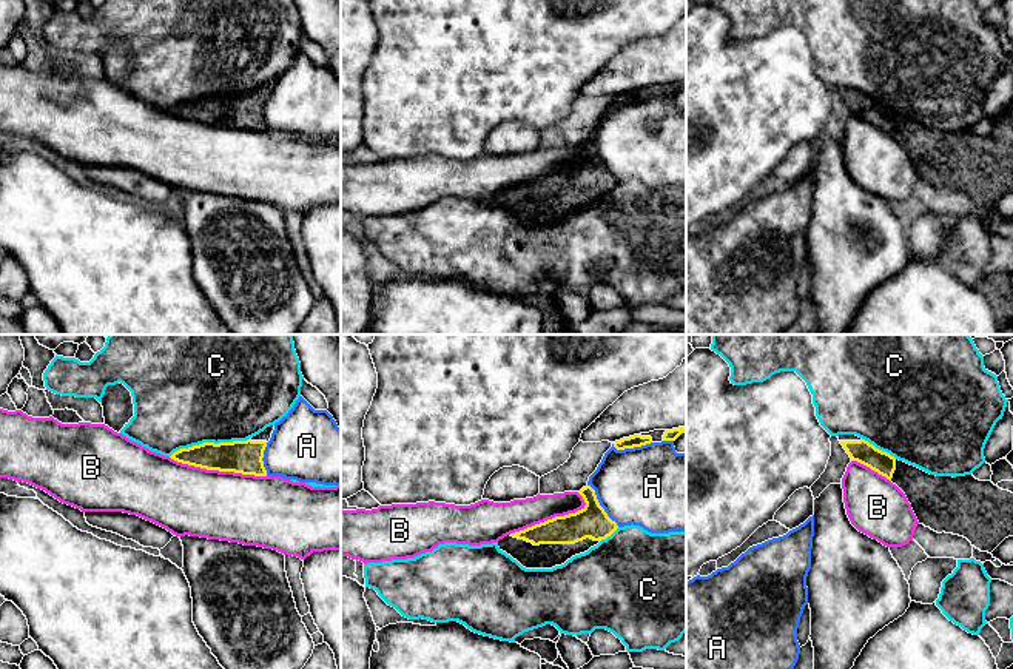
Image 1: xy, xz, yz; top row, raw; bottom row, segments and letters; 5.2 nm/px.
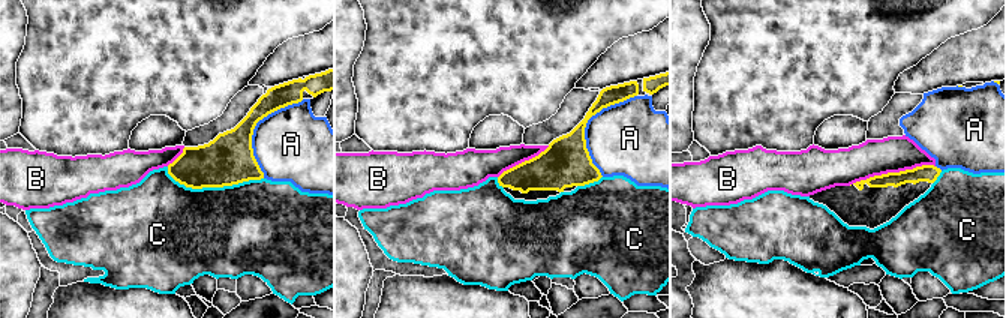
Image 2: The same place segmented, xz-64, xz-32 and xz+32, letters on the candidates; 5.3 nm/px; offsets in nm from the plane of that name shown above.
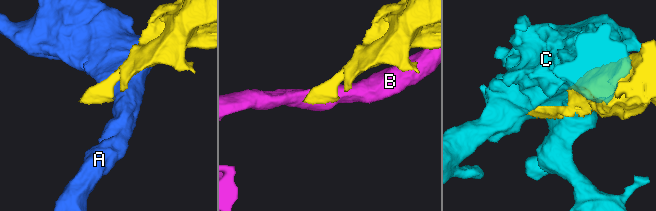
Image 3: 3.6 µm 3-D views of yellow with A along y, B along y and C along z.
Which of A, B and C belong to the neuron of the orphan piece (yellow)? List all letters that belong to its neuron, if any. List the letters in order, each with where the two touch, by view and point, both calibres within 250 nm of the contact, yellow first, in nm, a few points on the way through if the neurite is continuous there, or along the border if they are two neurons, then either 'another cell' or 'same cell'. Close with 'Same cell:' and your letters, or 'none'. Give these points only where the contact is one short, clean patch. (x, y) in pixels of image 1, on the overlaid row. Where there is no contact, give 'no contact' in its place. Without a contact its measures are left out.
A: meets yellow in xz at (600, 506); 170 nm thick on the yellow side, 420 nm on the other; another cell
B: meets yellow in xy at (218, 469); 180 nm thick on the yellow side, 360 nm on the other; another cell
C: meets yellow in xy at (208, 443); 180 nm thick on the yellow side, 500 nm on the other; another cell
Same cell: none

